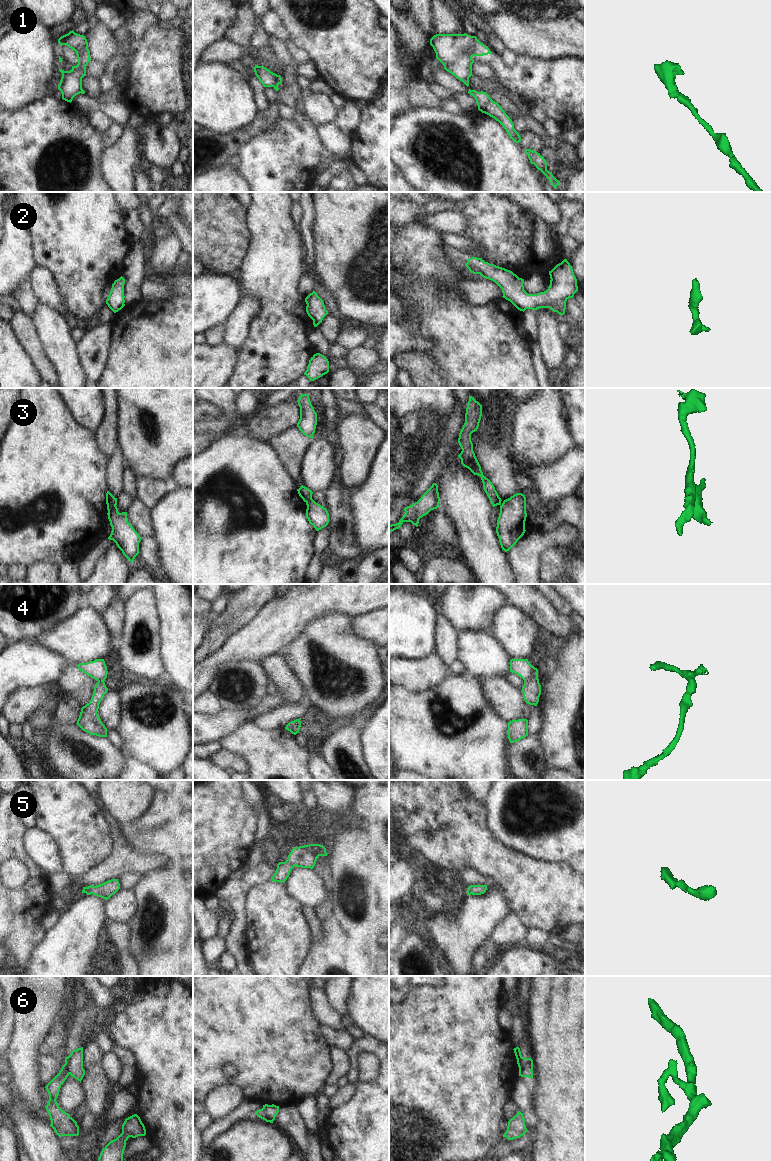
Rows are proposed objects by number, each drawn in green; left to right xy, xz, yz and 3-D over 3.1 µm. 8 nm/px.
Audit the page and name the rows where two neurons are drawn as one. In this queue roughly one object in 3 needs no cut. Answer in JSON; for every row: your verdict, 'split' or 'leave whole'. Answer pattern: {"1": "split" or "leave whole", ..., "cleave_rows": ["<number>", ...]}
{"1": "split", "2": "leave whole", "3": "split", "4": "split", "5": "leave whole", "6": "split", "cleave_rows": ["1", "3", "4", "6"]}

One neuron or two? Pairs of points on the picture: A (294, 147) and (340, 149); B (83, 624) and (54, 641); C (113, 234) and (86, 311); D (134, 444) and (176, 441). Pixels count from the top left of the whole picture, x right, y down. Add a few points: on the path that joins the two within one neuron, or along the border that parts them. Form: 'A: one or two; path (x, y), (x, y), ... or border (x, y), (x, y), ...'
A: two; border (315, 126), (320, 144), (337, 158)
B: one; path (76, 631), (68, 639), (61, 640)
C: one; path (94, 253), (86, 261), (86, 292)
D: one; path (144, 444), (157, 448), (166, 441)

